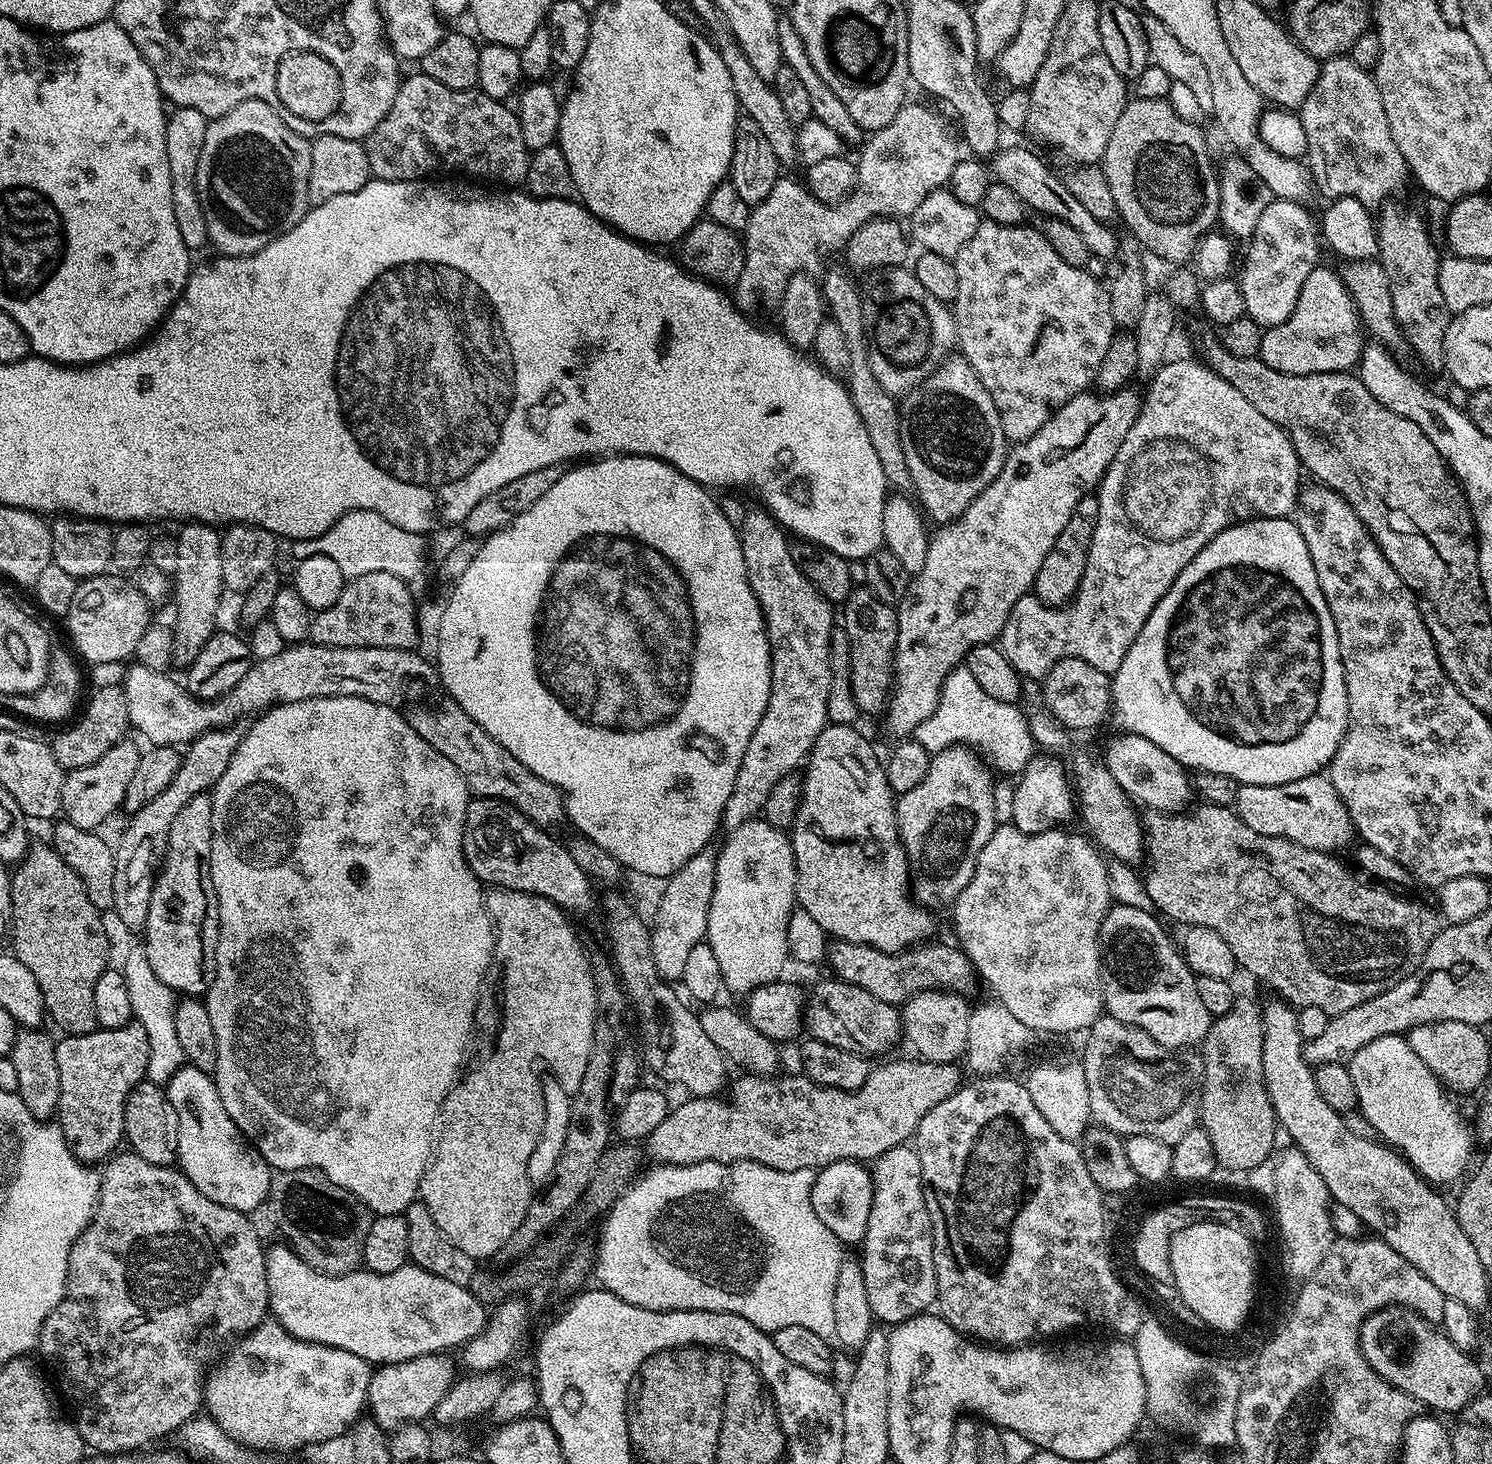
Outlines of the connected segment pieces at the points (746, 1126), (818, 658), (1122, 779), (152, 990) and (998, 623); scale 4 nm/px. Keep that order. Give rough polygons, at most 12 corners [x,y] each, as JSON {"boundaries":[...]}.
{"boundaries":[[[897,1058],[853,1092],[744,1074],[649,1134],[657,1165],[874,1162],[961,1087]],[[763,507],[738,526],[772,655],[724,807],[759,817],[828,724],[833,605]],[[1116,734],[1102,763],[1145,809],[1193,803],[1184,765],[1150,738]],[[143,947],[122,963],[135,1023],[150,1038],[147,1079],[161,1086],[185,1067],[177,993]],[[1079,392],[959,518],[900,601],[882,712],[911,737],[1033,591],[1138,418]]]}

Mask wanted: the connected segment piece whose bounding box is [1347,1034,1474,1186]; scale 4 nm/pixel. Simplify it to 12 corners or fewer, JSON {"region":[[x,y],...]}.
{"region":[[1403,1035],[1347,1065],[1359,1115],[1429,1184],[1473,1163],[1473,1129]]}

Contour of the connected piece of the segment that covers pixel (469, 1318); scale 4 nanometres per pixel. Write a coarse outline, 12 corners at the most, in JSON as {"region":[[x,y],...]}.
{"region":[[264,1253],[271,1315],[373,1366],[459,1349],[490,1316],[455,1279]]}

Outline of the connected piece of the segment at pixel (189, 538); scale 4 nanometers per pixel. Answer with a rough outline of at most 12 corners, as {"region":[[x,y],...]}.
{"region":[[178,532],[173,665],[198,658],[217,631],[222,536]]}

